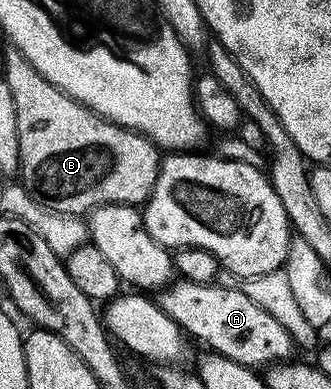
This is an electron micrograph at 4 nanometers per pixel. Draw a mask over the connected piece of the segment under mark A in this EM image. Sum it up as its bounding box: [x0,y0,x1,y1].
[157,278,293,370]

